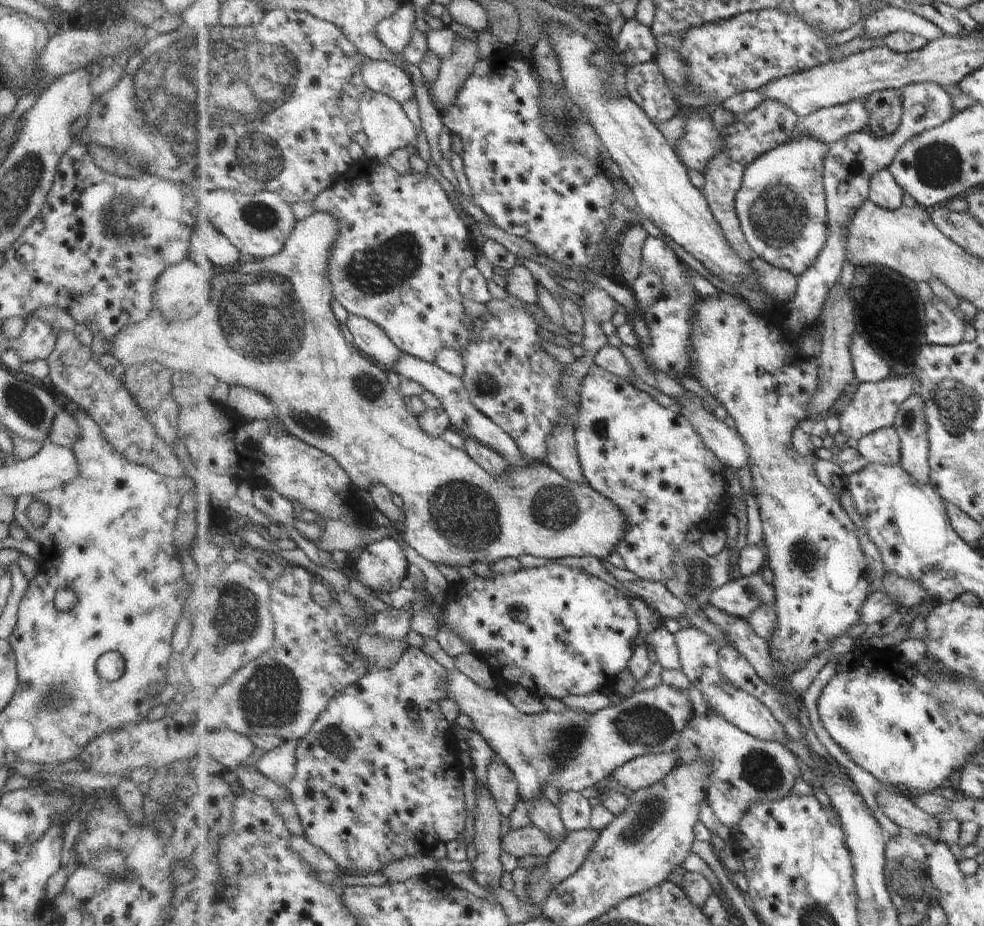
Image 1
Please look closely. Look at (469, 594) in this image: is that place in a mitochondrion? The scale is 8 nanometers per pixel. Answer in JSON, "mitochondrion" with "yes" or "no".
{"mitochondrion":"no"}

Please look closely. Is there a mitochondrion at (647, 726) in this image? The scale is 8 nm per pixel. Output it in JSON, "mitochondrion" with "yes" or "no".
{"mitochondrion":"yes"}

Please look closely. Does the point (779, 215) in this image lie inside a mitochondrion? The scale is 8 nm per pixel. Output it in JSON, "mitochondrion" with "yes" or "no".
{"mitochondrion":"yes"}

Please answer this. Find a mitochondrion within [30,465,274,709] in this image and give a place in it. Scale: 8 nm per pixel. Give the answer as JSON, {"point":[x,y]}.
{"point":[241,612]}

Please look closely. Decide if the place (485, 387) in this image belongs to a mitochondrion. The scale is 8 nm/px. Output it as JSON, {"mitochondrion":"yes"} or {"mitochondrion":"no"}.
{"mitochondrion":"yes"}

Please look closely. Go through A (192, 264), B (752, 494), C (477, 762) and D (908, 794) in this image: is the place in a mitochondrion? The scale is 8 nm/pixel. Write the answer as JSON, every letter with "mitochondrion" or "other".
{"A":"other","B":"other","C":"other","D":"other"}

